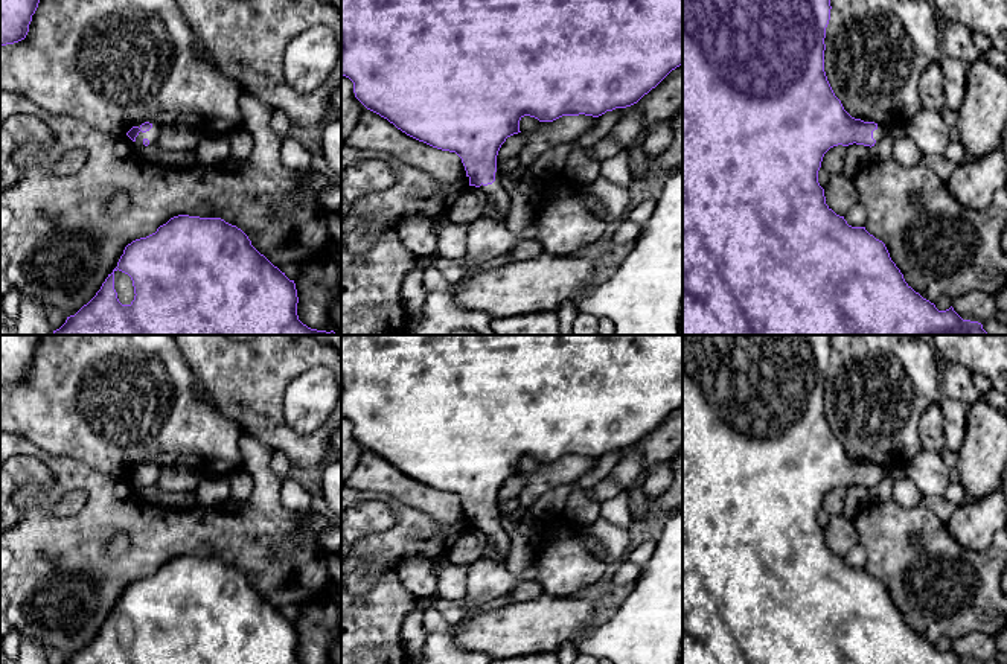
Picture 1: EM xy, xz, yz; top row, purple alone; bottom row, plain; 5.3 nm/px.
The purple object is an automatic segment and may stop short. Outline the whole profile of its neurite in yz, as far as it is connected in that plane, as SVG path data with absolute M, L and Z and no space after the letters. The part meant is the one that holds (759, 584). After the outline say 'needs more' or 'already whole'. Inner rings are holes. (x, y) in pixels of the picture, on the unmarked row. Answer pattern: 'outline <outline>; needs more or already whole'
outline M683 335L683 664L978 664L963 661L951 647L938 652L934 644L916 634L891 602L885 585L870 576L865 568L852 568L844 557L836 556L827 545L824 530L818 524L818 512L824 495L838 486L874 487L890 469L874 463L852 458L835 437L824 413L824 379L830 361L832 335Z; needs more

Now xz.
outline M341 335L341 416L353 423L355 439L407 477L433 489L456 493L469 527L488 536L484 557L506 563L510 538L500 524L497 496L507 478L521 474L524 457L553 463L562 457L599 458L637 445L672 411L683 405L683 335Z; needs more

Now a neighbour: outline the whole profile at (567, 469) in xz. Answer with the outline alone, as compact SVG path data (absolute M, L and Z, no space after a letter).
M585 455L562 457L553 463L541 463L535 472L518 474L526 478L524 489L518 495L521 506L529 509L544 492L580 480L593 471L597 463L599 458Z

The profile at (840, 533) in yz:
M842 515L829 516L824 538L829 550L839 557L846 557L846 554L859 544L859 536L855 530L853 521Z

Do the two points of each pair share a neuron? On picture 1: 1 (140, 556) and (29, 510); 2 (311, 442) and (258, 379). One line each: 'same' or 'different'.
1: same
2: same

